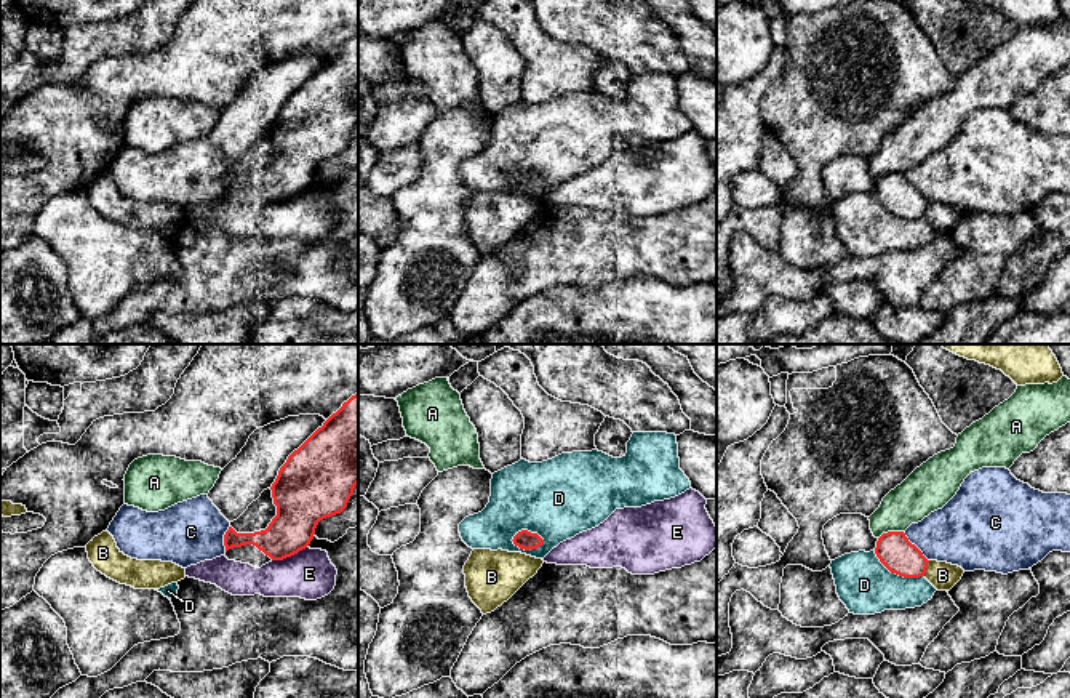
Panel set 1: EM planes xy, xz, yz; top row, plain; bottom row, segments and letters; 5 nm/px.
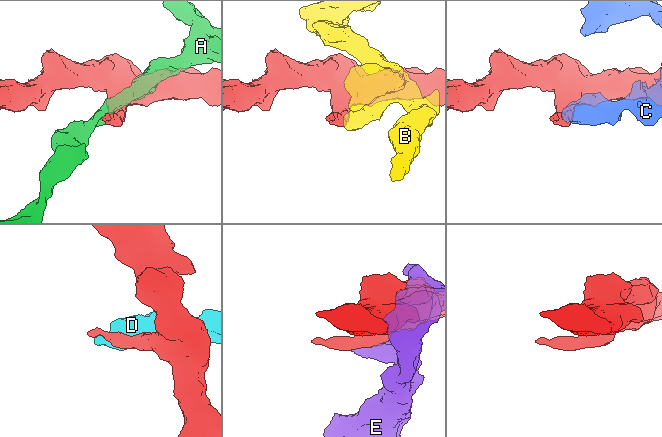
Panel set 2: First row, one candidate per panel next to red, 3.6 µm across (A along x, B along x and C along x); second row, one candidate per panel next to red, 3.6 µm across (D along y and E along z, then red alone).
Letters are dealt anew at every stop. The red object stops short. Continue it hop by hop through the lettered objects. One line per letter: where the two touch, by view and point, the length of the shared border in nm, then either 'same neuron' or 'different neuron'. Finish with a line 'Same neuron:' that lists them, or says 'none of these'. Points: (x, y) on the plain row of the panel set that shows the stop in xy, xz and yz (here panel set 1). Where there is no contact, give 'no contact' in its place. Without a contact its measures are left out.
A: meets red in yz at (890, 173); contact 130 nm long; different neuron
B: meets red in yz at (926, 208); contact 90 nm long; different neuron
C: meets red in yz at (915, 188); contact 200 nm long; different neuron
D: meets red in xz at (528, 191); contact 180 nm long; different neuron
E: meets red in xy at (288, 197); contact 190 nm long; different neuron
Same neuron: none of these

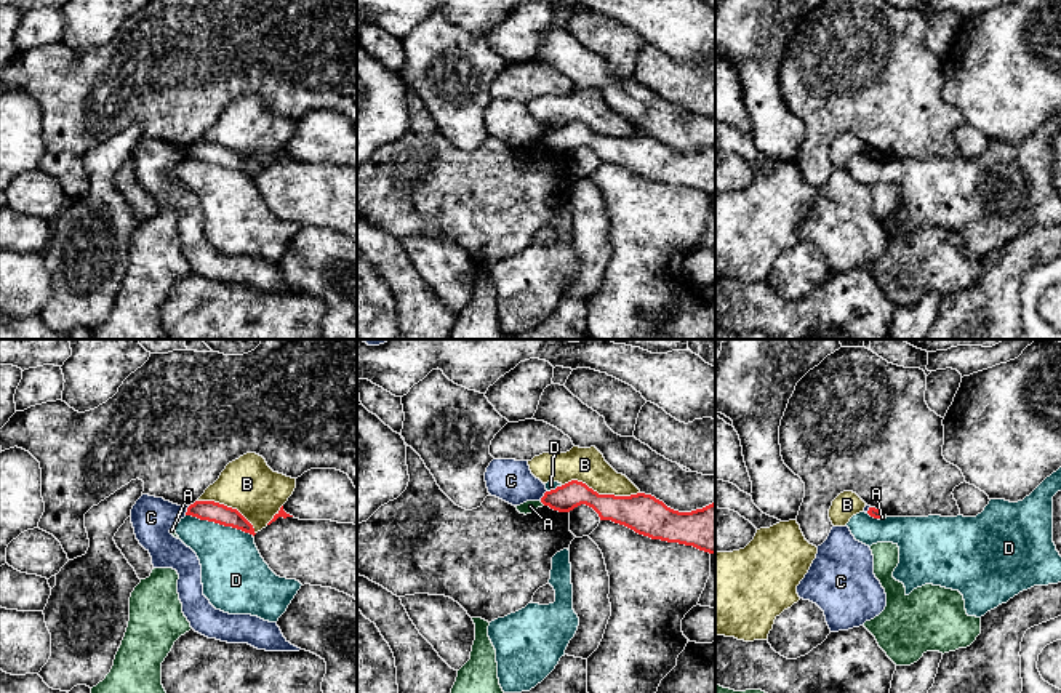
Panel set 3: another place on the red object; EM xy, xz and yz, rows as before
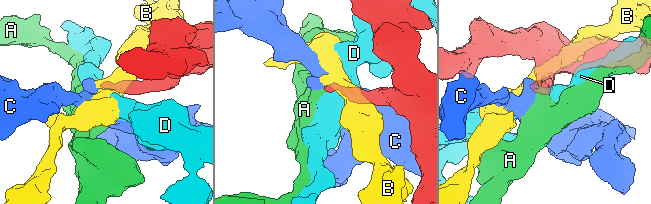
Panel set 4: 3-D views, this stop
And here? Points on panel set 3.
A: meets red in xz at (543, 144); contact 40 nm long; different neuron
B: meets red in xz at (600, 136); contact 400 nm long; different neuron
C: meets red in xz at (544, 136); contact 70 nm long; different neuron
D: meets red in xy at (220, 165); contact 360 nm long; different neuron
Same neuron: none of these

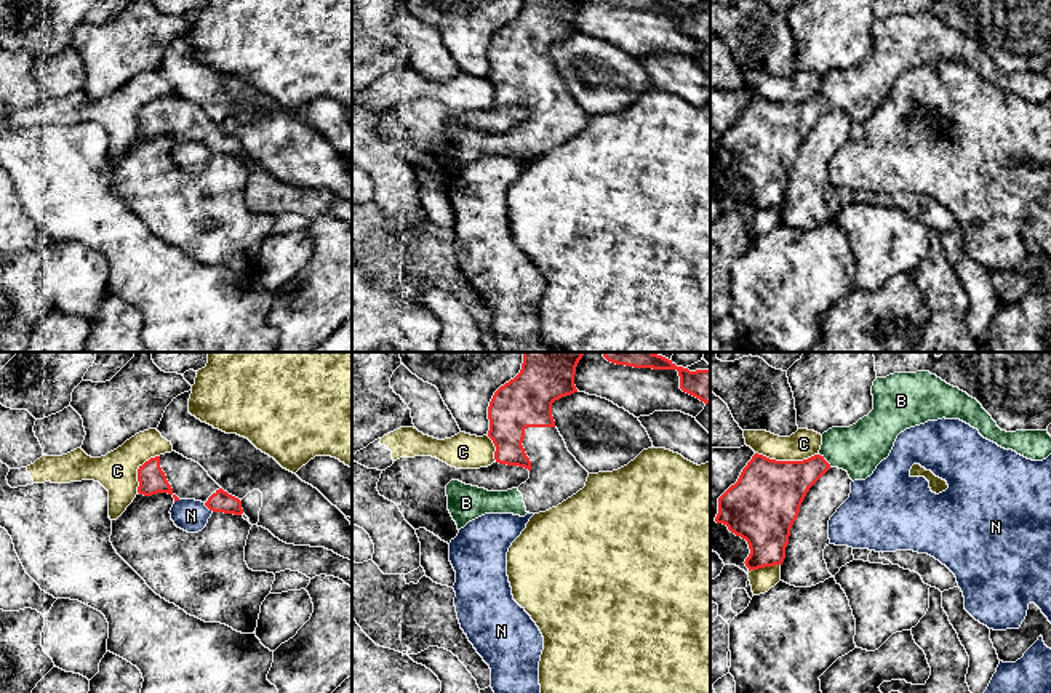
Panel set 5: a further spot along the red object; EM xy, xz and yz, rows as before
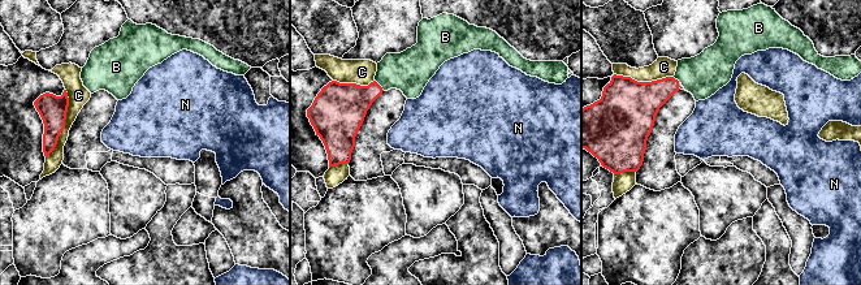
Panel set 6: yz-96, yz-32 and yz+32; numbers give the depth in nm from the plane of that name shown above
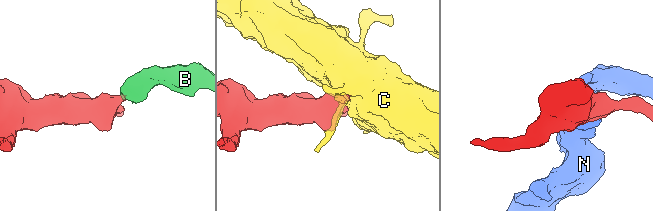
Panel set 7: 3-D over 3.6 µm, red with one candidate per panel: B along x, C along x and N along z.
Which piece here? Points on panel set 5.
B: meets red in yz at (824, 101); contact 90 nm long; same neuron
C: meets red in yz at (786, 103); contact 320 nm long; different neuron
N: meets red in xy at (208, 149); contact 70 nm long; different neuron
Same neuron: B

